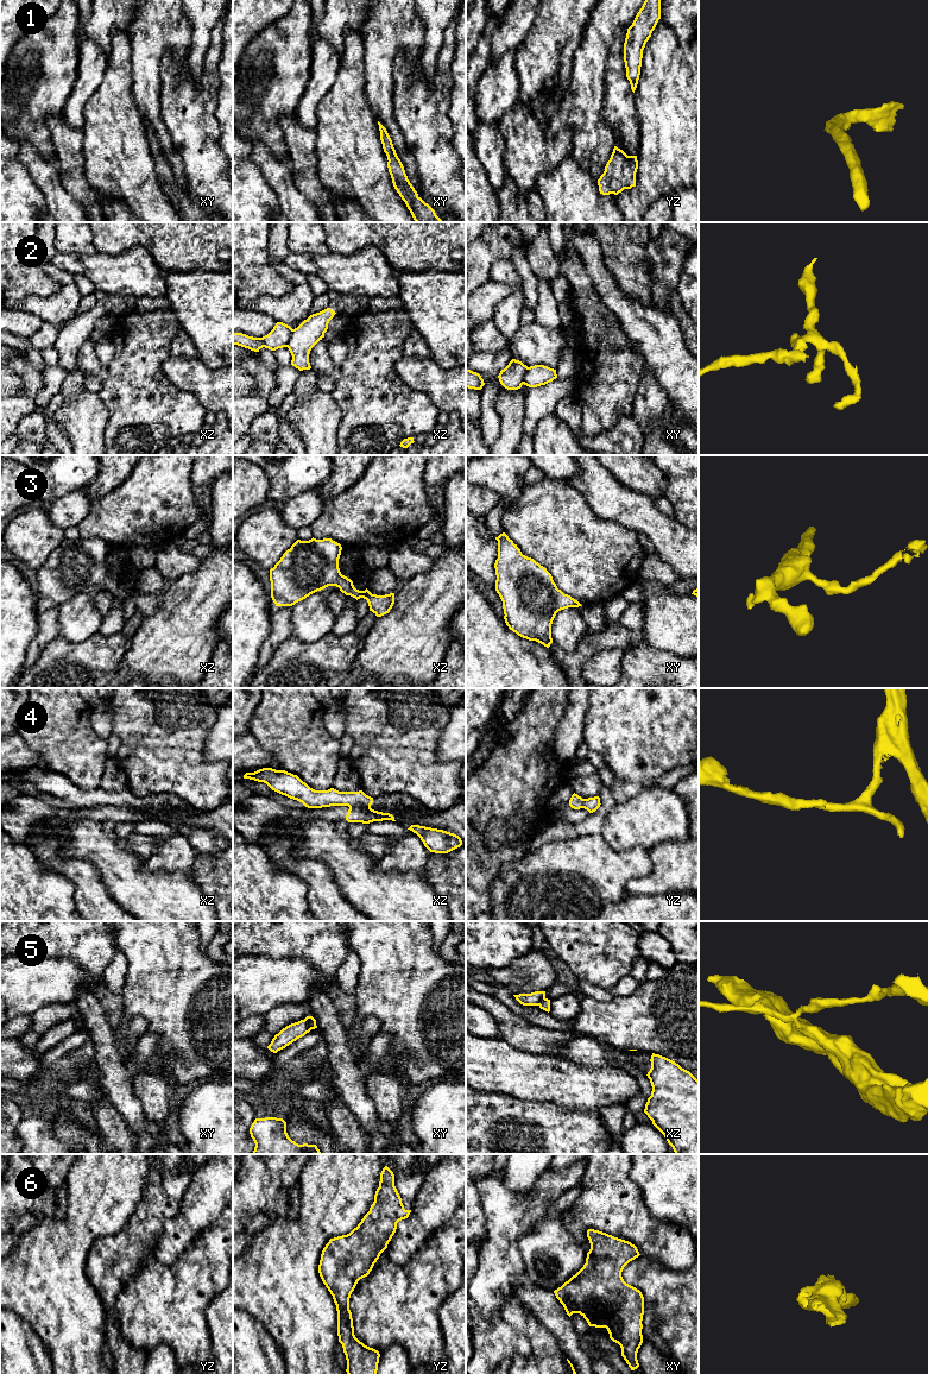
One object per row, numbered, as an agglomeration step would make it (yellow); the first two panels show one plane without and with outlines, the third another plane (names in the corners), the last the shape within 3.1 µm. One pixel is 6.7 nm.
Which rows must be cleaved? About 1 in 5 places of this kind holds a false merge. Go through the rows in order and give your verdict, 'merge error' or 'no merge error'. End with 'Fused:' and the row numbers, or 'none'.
1: no merge error
2: merge error
3: no merge error
4: merge error
5: merge error
6: no merge error
Fused: 2, 4, 5

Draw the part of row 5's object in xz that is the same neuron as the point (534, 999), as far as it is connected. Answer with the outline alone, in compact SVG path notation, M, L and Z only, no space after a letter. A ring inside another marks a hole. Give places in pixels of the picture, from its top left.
M535 991L531 994L519 994L513 996L523 1006L539 1006L545 998L545 991Z

